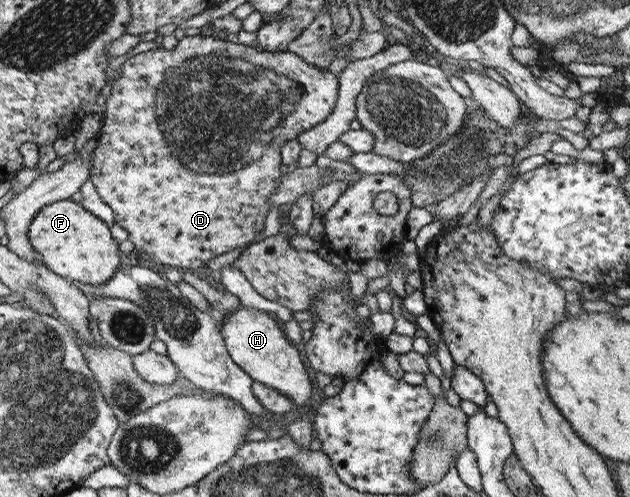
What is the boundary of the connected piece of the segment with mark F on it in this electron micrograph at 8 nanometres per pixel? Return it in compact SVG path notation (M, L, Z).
M72 199L58 200L43 206L42 210L36 214L29 224L28 239L30 244L36 249L43 264L54 274L64 279L74 280L74 282L84 285L101 286L105 284L122 264L118 242L112 237L110 227L95 214L86 210L81 203L76 203Z

